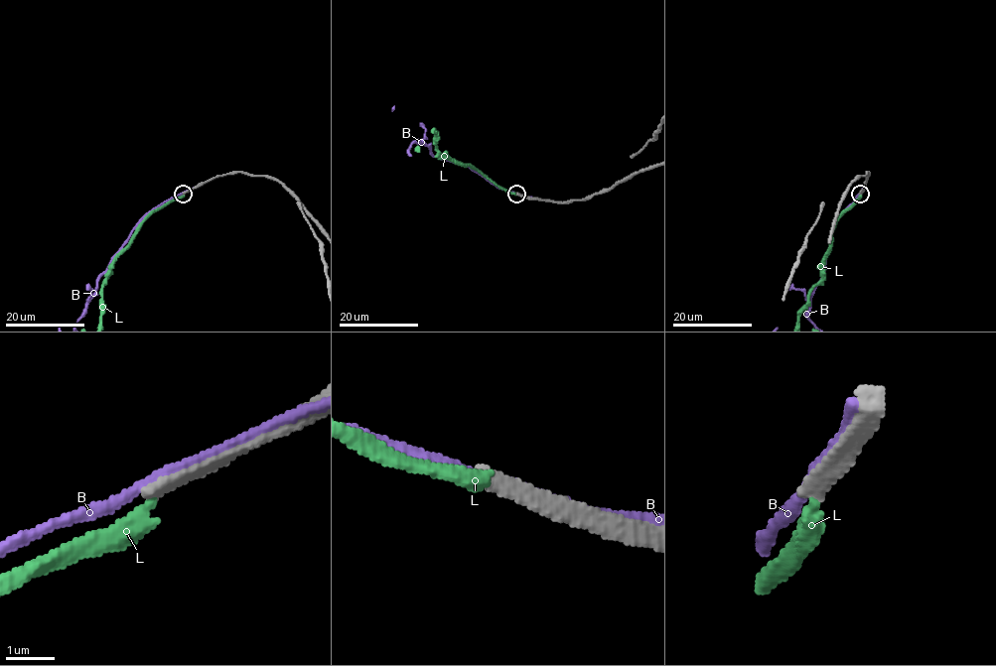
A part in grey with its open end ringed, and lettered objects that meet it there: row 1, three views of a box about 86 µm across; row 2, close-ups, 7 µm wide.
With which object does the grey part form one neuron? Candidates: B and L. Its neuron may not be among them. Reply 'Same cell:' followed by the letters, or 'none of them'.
Same cell: none of them

